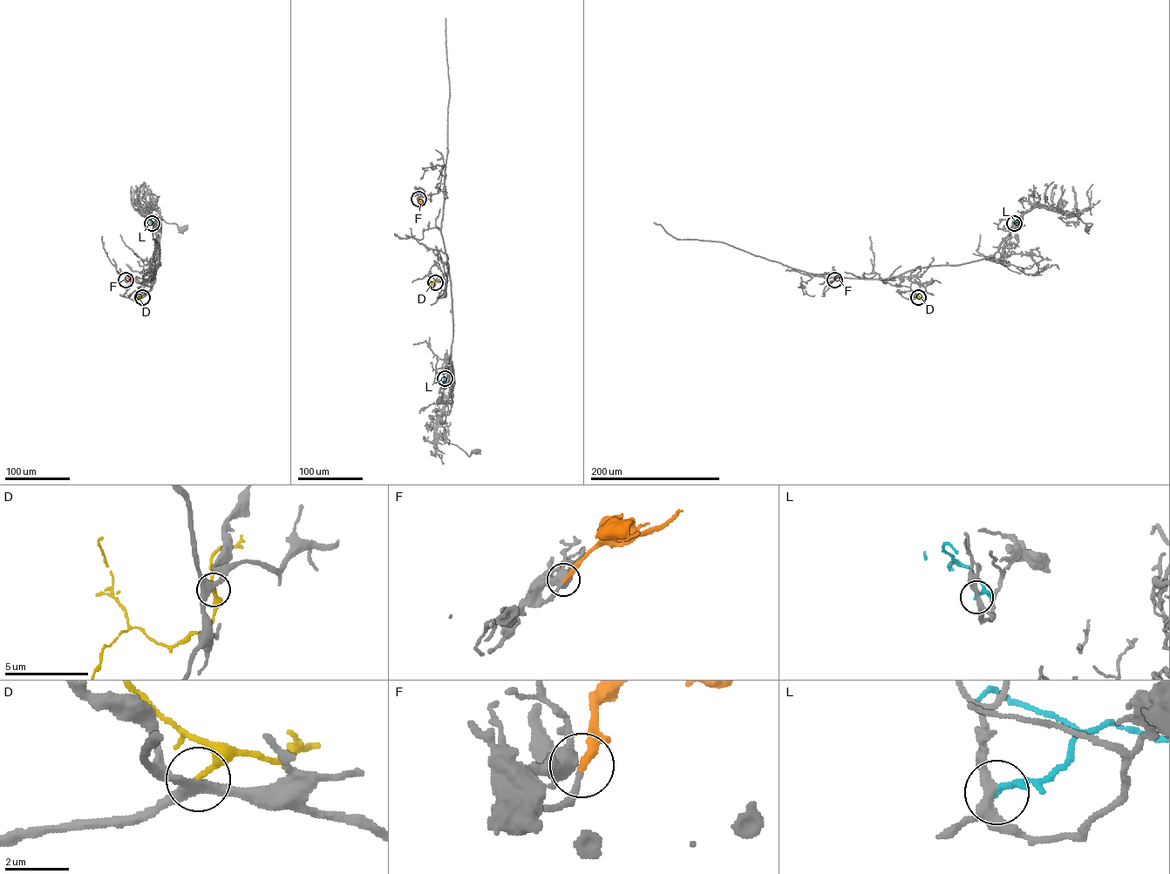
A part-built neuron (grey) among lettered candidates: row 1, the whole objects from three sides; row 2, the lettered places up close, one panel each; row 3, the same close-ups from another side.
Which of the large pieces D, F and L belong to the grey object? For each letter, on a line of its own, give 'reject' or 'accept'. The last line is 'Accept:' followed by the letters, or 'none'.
D: reject
F: accept
L: reject
Accept: F

